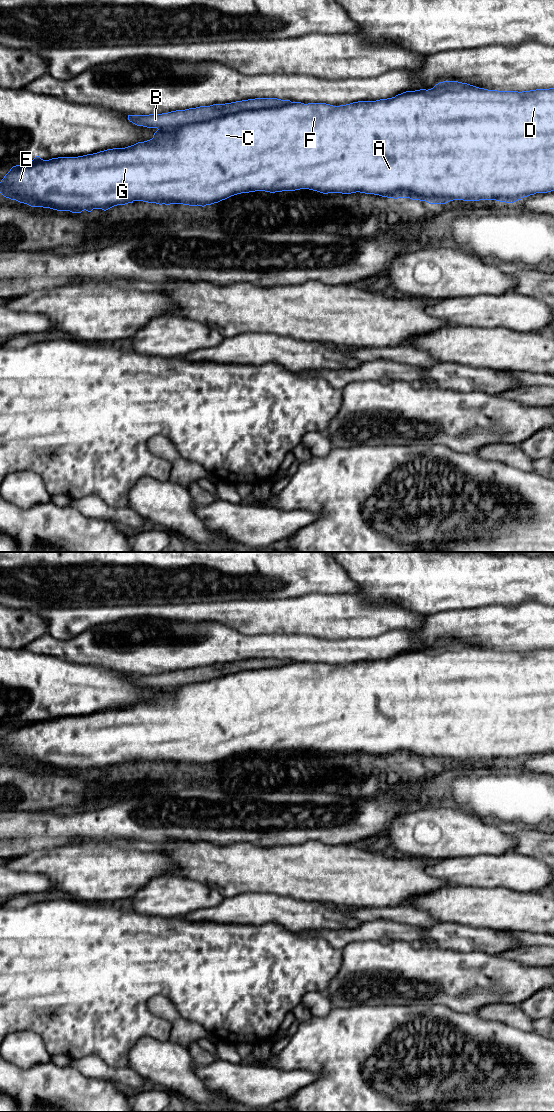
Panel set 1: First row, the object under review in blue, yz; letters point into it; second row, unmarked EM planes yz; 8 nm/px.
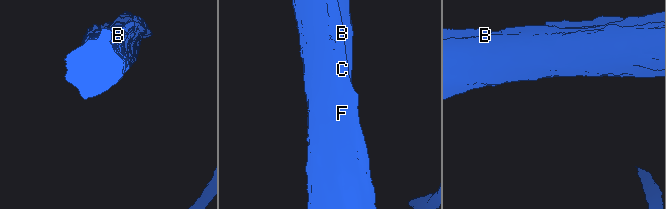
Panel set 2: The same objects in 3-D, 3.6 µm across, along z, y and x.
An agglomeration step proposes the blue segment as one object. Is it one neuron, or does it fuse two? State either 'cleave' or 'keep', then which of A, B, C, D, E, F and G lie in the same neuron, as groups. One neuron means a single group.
cleave; A C D E F G / B

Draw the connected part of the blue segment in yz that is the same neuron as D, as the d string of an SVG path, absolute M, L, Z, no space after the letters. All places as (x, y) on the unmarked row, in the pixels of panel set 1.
M443 641L431 649L406 651L392 658L376 661L358 661L346 665L333 666L326 663L291 662L287 665L242 671L206 682L192 683L173 689L158 689L153 698L138 702L125 708L113 708L78 717L58 717L43 720L36 716L32 721L13 726L0 742L0 753L11 760L31 767L50 768L57 771L81 773L93 769L104 771L117 766L143 761L148 763L183 764L206 766L218 763L231 756L255 751L270 753L309 749L323 754L365 753L387 758L410 758L429 764L446 764L453 760L479 761L496 760L514 763L536 753L554 751L554 648L530 651L497 651L479 648L458 641Z

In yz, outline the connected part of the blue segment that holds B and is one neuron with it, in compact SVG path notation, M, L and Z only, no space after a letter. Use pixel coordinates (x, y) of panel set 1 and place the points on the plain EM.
M255 658L225 664L213 664L162 674L128 675L128 680L137 686L157 689L173 689L192 683L210 681L248 670L276 668L291 663L277 658Z

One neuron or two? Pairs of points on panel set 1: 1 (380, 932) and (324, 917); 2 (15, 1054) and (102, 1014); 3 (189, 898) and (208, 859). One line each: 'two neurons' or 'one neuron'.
1: two neurons
2: two neurons
3: two neurons

